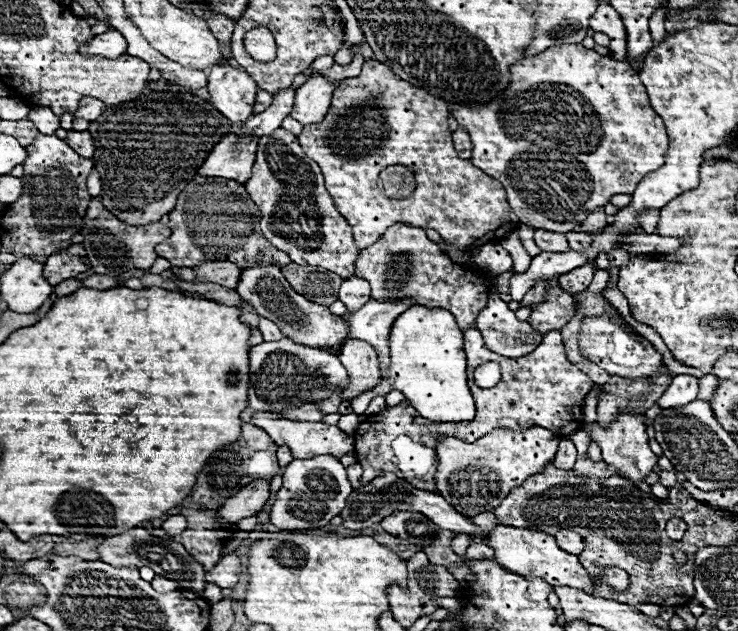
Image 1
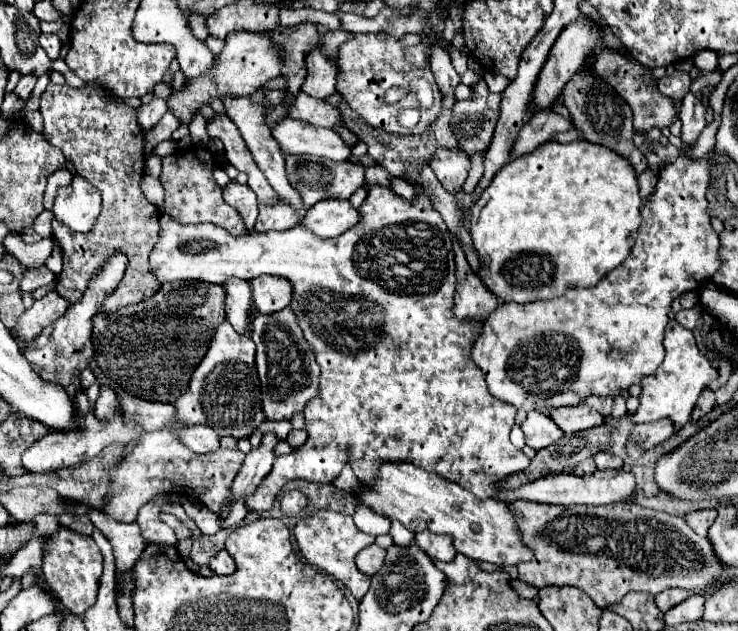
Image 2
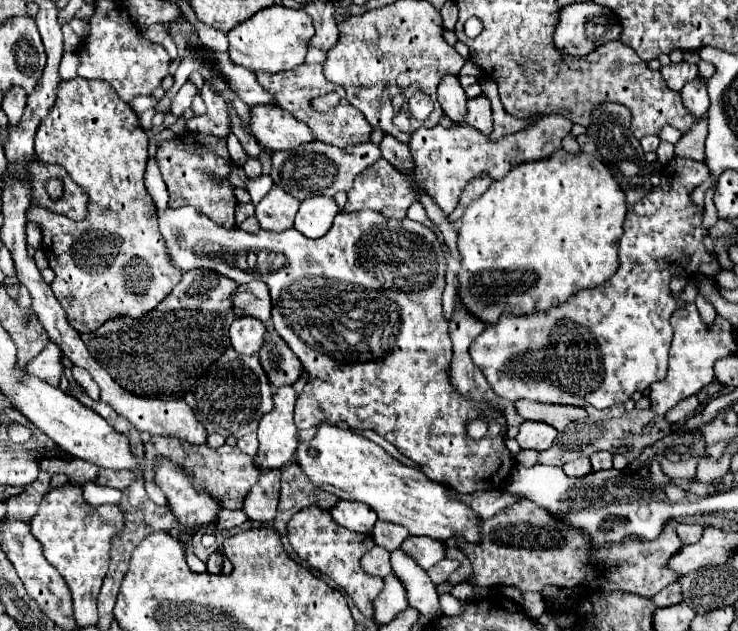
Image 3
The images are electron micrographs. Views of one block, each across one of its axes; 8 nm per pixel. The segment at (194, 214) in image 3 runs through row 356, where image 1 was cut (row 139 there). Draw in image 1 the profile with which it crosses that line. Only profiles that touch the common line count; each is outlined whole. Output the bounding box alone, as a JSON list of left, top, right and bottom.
[298,60,510,248]

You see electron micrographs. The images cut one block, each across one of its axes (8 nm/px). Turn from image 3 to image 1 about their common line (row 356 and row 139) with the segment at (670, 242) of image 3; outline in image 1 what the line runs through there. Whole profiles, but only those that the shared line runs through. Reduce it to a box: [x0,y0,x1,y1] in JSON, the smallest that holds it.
[450,44,668,234]

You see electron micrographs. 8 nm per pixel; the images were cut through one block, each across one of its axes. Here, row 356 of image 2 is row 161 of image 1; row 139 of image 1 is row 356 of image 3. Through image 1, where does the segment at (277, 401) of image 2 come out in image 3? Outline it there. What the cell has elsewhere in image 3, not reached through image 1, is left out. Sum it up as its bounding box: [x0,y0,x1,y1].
[260,330,302,388]

